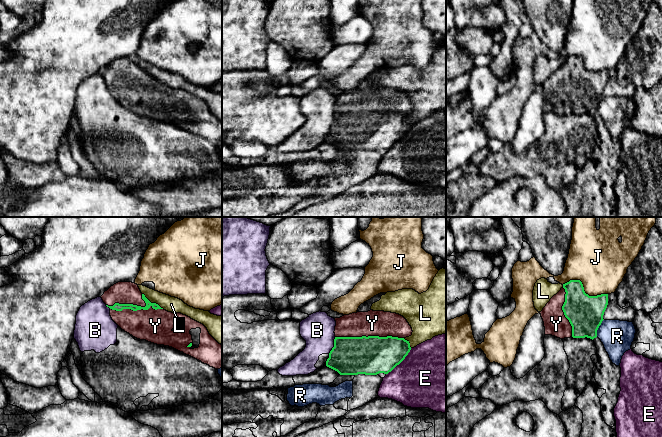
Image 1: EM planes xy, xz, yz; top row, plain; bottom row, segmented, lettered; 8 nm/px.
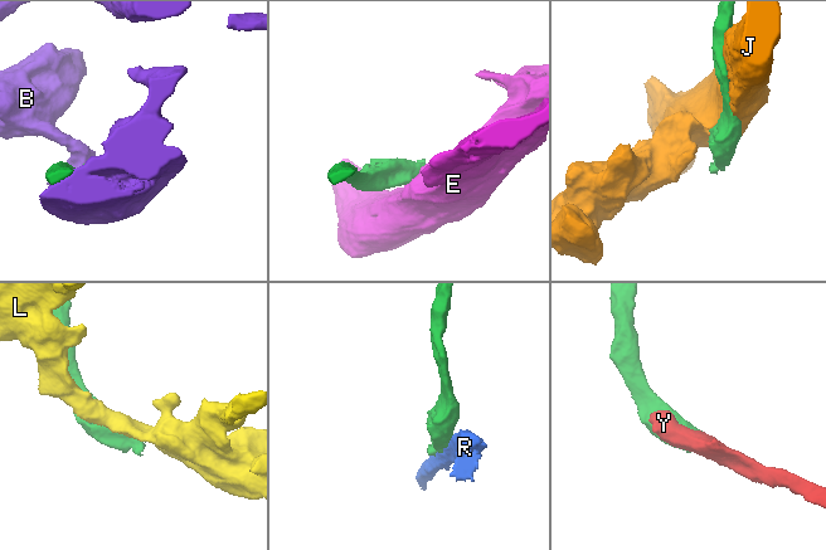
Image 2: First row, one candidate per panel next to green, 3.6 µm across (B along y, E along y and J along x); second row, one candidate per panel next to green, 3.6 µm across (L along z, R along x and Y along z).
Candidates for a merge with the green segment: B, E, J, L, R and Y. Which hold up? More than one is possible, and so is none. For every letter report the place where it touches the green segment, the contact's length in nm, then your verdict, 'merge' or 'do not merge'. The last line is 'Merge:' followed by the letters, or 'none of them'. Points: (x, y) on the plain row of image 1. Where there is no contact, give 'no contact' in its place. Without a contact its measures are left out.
B: xz (334, 121) | 150 nm | do not merge
E: xz (400, 138) | 300 nm | do not merge
J: yz (583, 65) | 380 nm | do not merge
L: xy (153, 79) | 220 nm | do not merge
R: yz (598, 103) | 160 nm | do not merge
Y: xy (134, 81) | 460 nm | merge
Merge: Y

